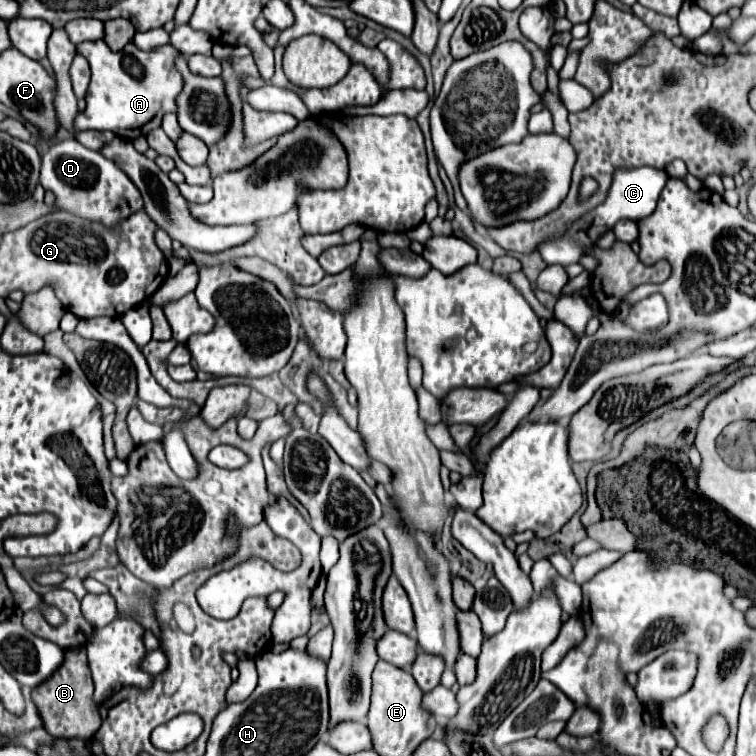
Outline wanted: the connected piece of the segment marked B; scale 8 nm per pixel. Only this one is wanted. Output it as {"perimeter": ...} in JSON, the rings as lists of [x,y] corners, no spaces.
{"perimeter":[[[81,647],[65,649],[63,665],[32,692],[32,700],[43,721],[43,729],[53,737],[81,737],[89,739],[101,725],[97,705],[93,703],[93,679],[89,675],[87,653],[81,653]]]}

